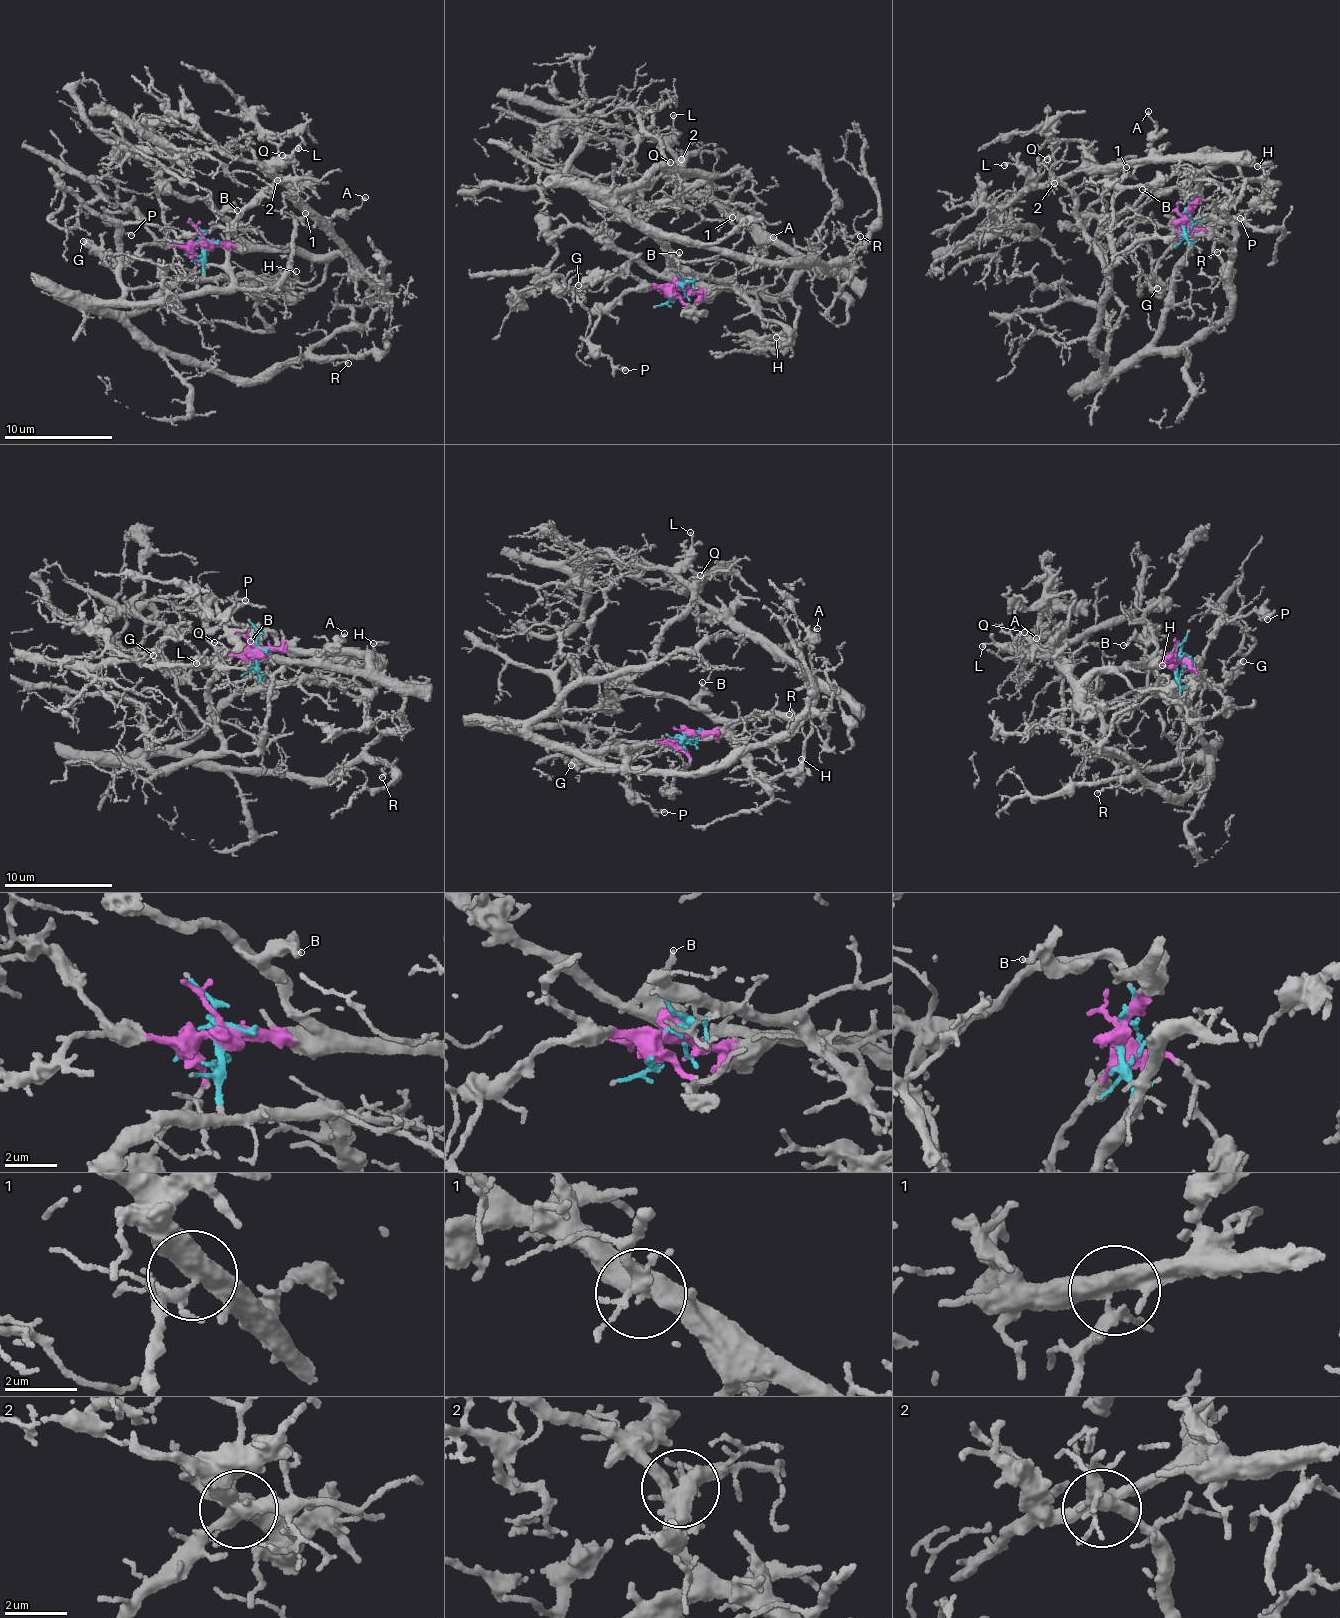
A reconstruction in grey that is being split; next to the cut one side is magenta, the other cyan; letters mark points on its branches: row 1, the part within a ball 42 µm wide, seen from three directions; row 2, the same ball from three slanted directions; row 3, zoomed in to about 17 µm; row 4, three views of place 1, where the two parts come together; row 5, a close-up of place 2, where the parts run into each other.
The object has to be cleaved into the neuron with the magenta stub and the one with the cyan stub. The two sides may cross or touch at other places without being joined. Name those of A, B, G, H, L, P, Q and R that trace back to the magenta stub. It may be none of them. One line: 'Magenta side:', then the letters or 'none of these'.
Magenta side: A, B, G, H, L, P

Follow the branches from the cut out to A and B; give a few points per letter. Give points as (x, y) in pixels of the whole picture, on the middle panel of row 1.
A: (677, 287), (717, 295), (741, 287), (776, 295), (788, 286), (798, 261), (761, 238), (774, 238)
B: (677, 287), (696, 292), (701, 288), (685, 287), (673, 272), (678, 251)

